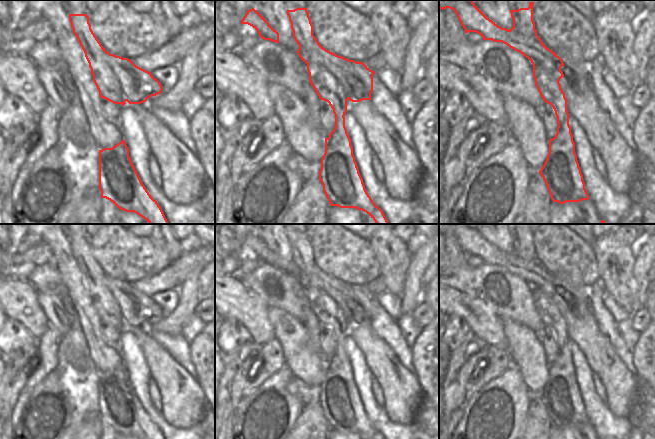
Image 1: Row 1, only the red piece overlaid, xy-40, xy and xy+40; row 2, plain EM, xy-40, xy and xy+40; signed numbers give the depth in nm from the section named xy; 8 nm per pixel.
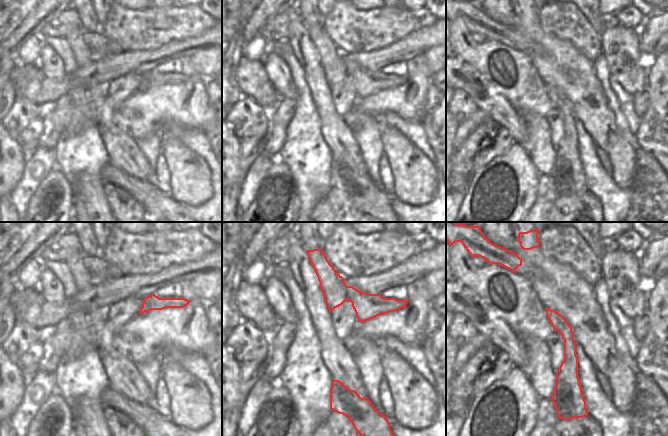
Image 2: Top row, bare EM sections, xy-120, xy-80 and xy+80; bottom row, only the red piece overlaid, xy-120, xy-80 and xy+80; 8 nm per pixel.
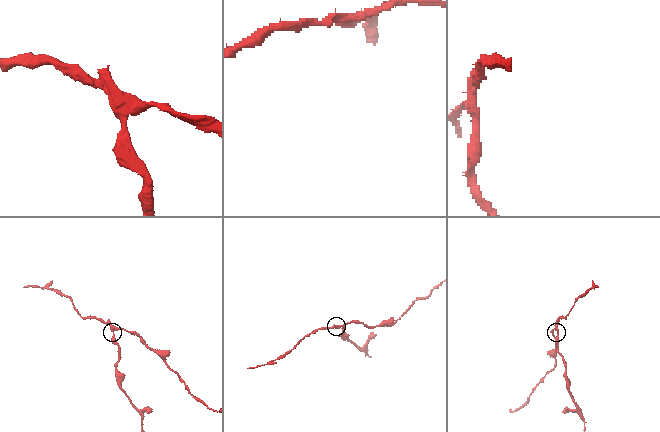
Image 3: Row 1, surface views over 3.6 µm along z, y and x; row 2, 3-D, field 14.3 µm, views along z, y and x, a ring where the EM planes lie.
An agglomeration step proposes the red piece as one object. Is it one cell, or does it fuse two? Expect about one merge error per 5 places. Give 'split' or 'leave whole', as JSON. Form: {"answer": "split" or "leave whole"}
{"answer": "split"}

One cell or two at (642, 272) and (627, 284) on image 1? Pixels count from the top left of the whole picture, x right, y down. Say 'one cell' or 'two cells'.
two cells

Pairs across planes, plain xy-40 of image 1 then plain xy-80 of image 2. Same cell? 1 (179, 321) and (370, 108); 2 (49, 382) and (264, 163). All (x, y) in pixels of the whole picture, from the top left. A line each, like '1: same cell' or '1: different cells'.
1: same cell
2: different cells

